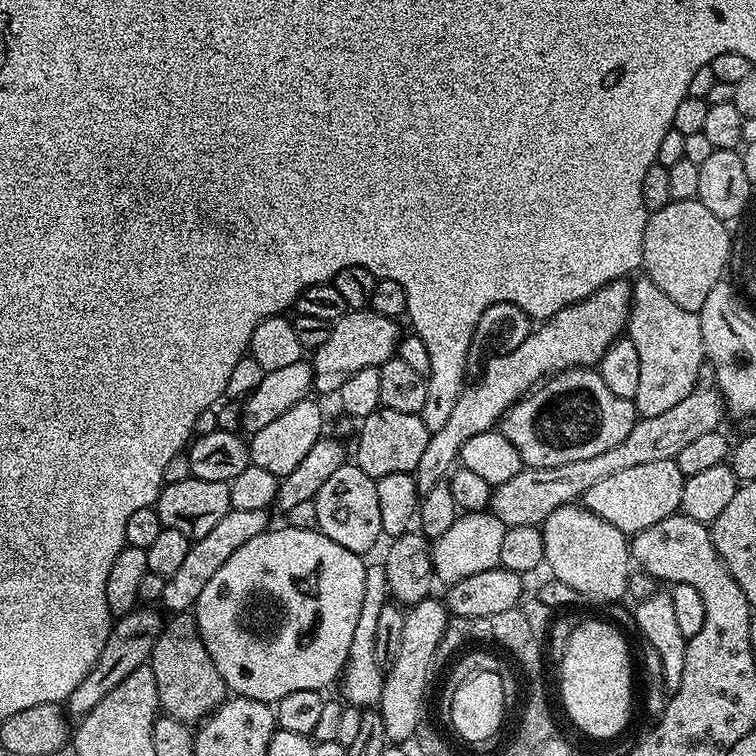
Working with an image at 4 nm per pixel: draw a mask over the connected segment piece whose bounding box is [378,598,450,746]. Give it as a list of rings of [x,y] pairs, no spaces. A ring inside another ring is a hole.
[[[440,598],[424,599],[405,611],[402,647],[394,666],[384,677],[382,698],[378,705],[378,711],[382,714],[382,726],[393,745],[403,745],[403,740],[411,741],[416,735],[416,728],[422,723],[420,711],[424,708],[424,691],[428,688],[428,675],[433,675],[434,672],[432,659],[449,619],[450,613]]]

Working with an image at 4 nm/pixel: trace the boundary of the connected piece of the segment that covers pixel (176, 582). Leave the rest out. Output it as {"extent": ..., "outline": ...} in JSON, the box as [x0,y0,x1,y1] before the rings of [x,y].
{"extent":[164,507,270,613],"outline":[[[232,507],[226,514],[226,518],[220,519],[202,538],[192,541],[190,551],[186,553],[186,559],[182,561],[181,568],[173,576],[167,577],[164,584],[164,604],[169,608],[169,613],[186,612],[195,609],[198,602],[198,594],[202,594],[202,586],[214,578],[214,573],[234,554],[234,550],[250,542],[250,538],[258,538],[258,534],[267,532],[270,527],[268,521],[269,509],[262,510],[238,510]]]}

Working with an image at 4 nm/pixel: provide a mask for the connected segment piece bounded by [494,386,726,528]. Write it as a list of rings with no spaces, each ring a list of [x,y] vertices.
[[[700,386],[696,391],[686,394],[686,398],[682,398],[682,402],[677,402],[671,410],[653,416],[639,417],[635,426],[630,430],[630,434],[626,434],[626,438],[622,438],[622,442],[618,442],[618,446],[610,446],[610,450],[606,450],[603,454],[594,454],[594,458],[582,458],[579,462],[566,462],[566,466],[550,466],[549,468],[526,466],[518,474],[514,474],[514,478],[510,478],[510,482],[495,485],[494,492],[498,497],[498,504],[500,500],[500,509],[498,509],[500,521],[509,528],[543,525],[544,519],[550,514],[554,514],[554,510],[567,504],[577,503],[584,497],[586,490],[590,490],[590,486],[595,486],[598,482],[610,478],[610,474],[619,474],[622,470],[631,470],[634,466],[643,466],[646,462],[675,460],[676,455],[688,443],[705,436],[705,434],[717,431],[721,427],[720,423],[723,422],[724,416],[726,417],[724,397],[715,387]]]

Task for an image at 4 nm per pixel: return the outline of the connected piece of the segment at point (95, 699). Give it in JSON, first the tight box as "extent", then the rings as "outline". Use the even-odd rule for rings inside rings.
{"extent":[67,606,162,718],"outline":[[[143,606],[119,617],[106,638],[106,646],[102,646],[102,654],[98,654],[98,662],[94,662],[90,674],[86,674],[82,682],[78,682],[78,690],[74,690],[74,694],[68,696],[67,715],[82,718],[90,714],[94,706],[98,706],[98,702],[102,702],[102,698],[106,698],[106,694],[110,694],[110,690],[114,690],[114,686],[122,682],[122,678],[134,674],[134,670],[145,667],[152,659],[154,642],[160,637],[161,627],[162,619],[160,620],[159,614]]]}

